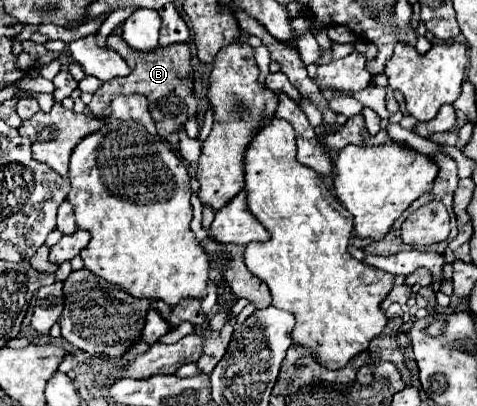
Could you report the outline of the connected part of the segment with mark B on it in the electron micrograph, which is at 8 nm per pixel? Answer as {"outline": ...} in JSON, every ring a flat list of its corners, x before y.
{"outline":[[110,34,106,44,108,44,108,48,112,48,124,56,124,60,128,62,132,72,126,78,114,78,110,82,104,82,94,92,92,102,88,104,88,108,94,116,100,116,100,118,110,116,110,102,120,94,142,94,148,98,150,114,152,114,152,118,156,122,156,130,162,138,166,138,172,132,178,132,186,124,186,120,192,120,198,116,198,104,196,104,196,96,192,92,192,80,190,80,192,54,190,54,188,44,170,44,166,48,156,48,156,52,148,52,148,54,132,52,132,48,128,48,128,44,124,44,122,36,118,36,118,34]]}

